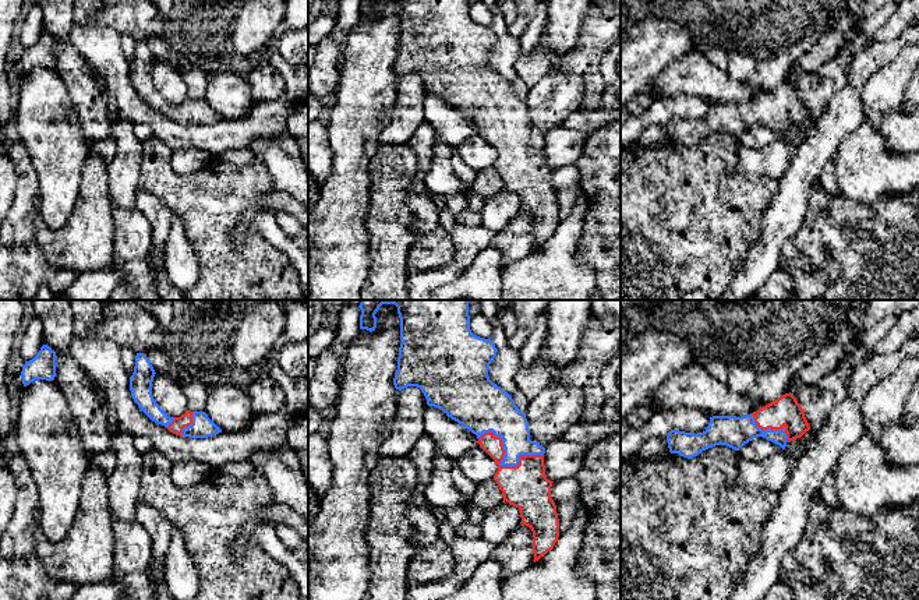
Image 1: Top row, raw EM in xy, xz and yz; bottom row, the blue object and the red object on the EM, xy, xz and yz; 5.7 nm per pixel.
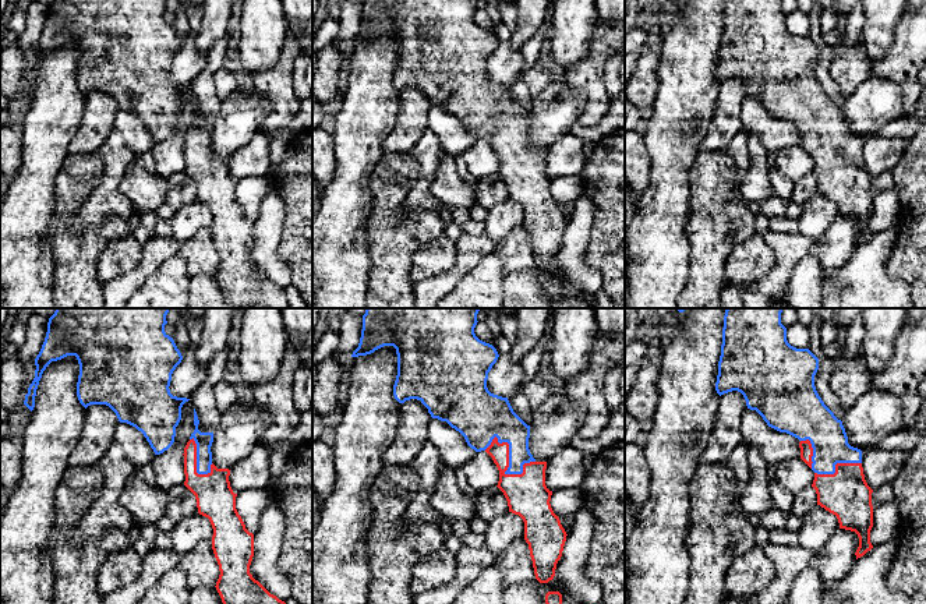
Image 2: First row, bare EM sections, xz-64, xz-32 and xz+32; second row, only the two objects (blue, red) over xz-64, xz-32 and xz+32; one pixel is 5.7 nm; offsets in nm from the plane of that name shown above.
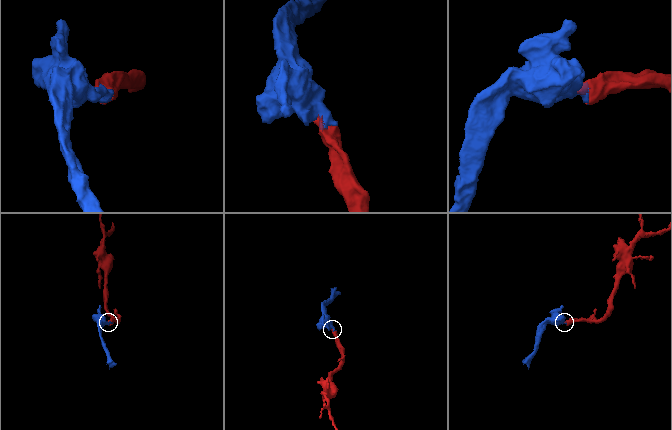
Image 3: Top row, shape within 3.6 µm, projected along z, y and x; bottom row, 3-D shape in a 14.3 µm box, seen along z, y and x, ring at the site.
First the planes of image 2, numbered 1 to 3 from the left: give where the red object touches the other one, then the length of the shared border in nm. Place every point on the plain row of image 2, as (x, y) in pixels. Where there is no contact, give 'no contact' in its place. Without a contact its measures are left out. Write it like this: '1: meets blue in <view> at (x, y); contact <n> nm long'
1: meets blue in xz-64 at (197, 147); contact 240 nm long
2: meets blue in xz-32 at (509, 149); contact 300 nm long
3: meets blue in xz+32 at (834, 154); contact 280 nm long

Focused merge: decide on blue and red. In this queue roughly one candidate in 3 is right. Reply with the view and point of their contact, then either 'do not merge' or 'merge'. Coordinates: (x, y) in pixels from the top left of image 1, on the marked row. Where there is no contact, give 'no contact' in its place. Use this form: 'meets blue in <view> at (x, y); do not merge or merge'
meets blue in xz at (501, 465); merge

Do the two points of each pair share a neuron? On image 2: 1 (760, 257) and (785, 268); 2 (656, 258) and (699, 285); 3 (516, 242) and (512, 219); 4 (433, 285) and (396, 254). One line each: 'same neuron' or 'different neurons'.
1: different neurons
2: different neurons
3: different neurons
4: different neurons

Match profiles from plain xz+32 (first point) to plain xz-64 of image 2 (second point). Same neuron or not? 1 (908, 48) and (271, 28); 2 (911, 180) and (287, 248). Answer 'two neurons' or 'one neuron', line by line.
1: two neurons
2: one neuron

